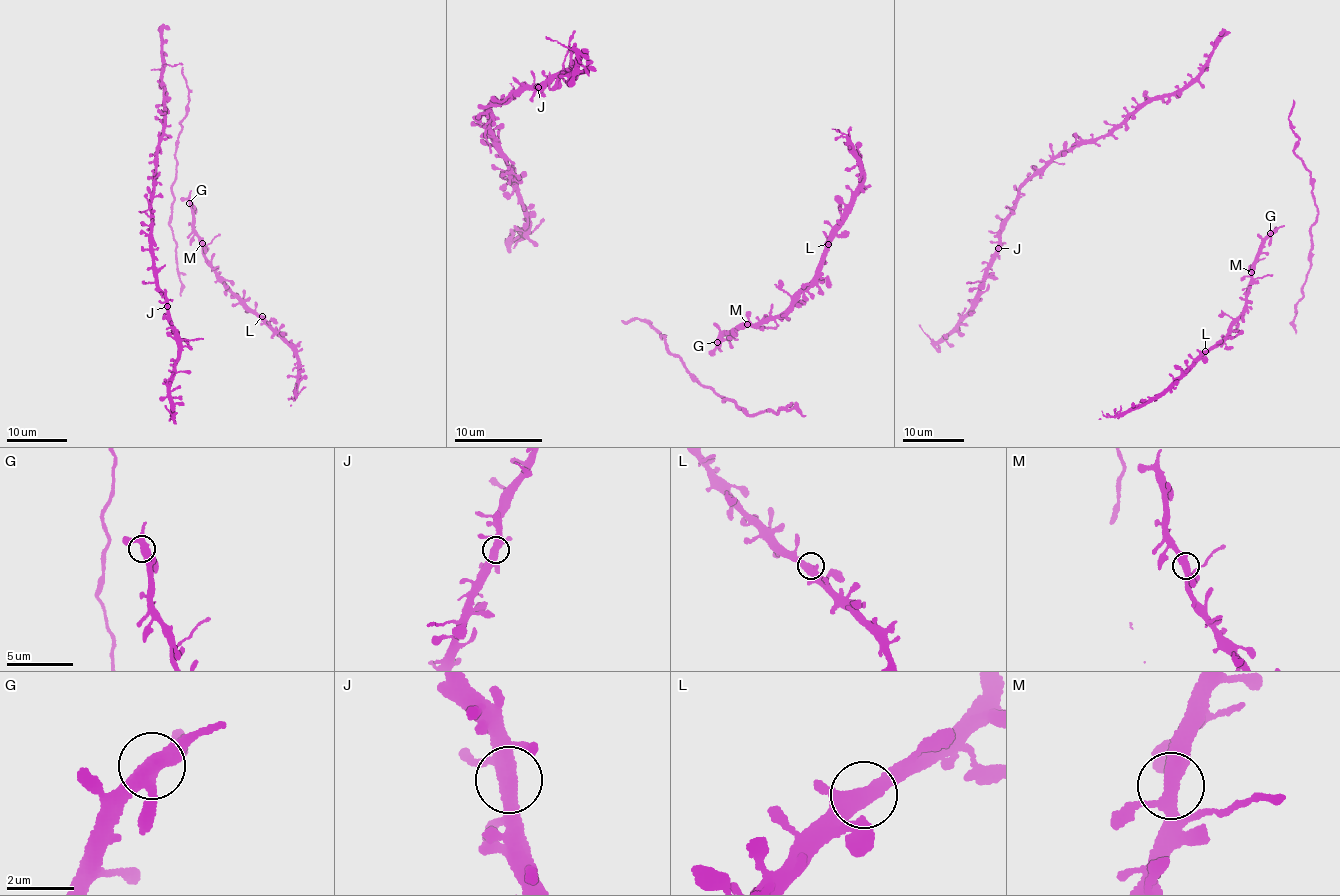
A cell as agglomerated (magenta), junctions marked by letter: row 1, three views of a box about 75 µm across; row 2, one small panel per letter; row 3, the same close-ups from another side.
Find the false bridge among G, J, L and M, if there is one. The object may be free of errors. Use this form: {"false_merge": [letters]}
{"false_merge": []}

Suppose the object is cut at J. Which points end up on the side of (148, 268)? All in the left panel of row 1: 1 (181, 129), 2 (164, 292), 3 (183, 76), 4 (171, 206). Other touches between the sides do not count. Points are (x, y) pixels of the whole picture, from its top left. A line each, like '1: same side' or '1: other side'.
1: other side
2: same side
3: other side
4: other side

